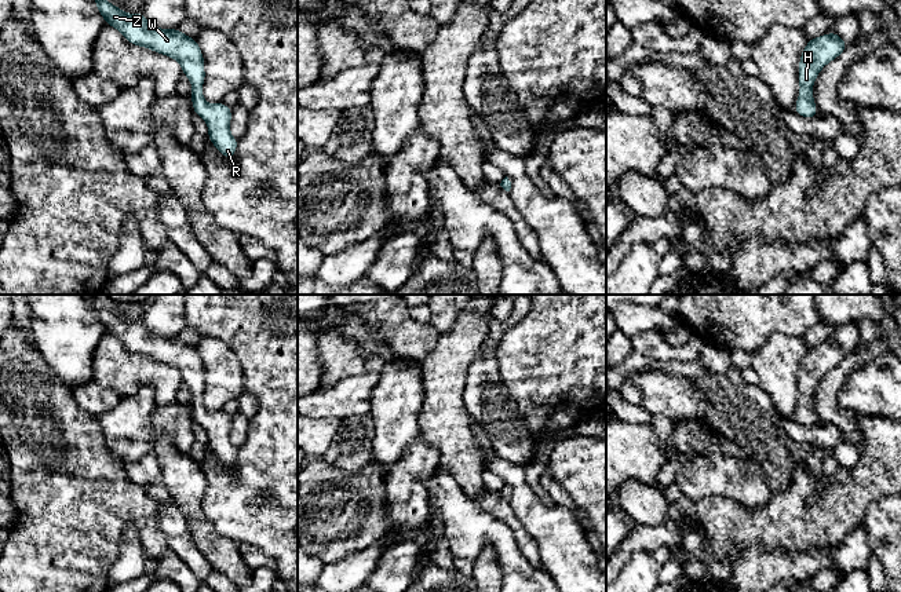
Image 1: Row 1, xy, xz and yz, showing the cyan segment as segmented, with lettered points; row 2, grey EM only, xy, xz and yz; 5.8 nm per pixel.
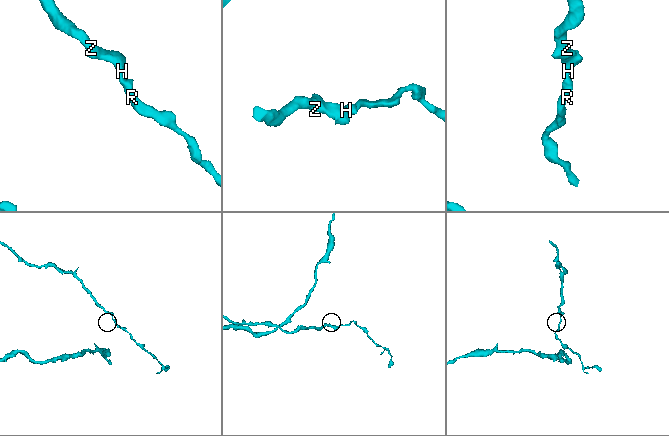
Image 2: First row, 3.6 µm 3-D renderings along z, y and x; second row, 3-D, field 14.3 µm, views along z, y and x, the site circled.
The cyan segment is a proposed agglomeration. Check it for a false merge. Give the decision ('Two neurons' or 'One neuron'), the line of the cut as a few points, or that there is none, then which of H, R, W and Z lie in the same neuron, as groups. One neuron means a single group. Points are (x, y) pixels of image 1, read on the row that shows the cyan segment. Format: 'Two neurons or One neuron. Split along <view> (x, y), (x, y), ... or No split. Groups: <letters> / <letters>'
One neuron. No split. Groups: H R W Z

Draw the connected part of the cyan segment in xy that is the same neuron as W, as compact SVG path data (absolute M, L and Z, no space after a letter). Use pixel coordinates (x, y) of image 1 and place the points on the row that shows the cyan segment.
M106 0L94 1L105 23L117 29L130 44L174 58L182 66L183 74L191 83L193 110L208 125L208 140L223 157L233 158L238 145L238 139L230 134L233 109L222 102L214 105L205 102L203 96L204 55L196 39L183 34L176 28L164 30L153 26L142 12L127 14Z

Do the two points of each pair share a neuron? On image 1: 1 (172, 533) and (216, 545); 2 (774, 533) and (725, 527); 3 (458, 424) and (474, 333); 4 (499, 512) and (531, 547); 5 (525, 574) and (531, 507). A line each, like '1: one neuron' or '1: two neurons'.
1: two neurons
2: one neuron
3: one neuron
4: one neuron
5: two neurons

